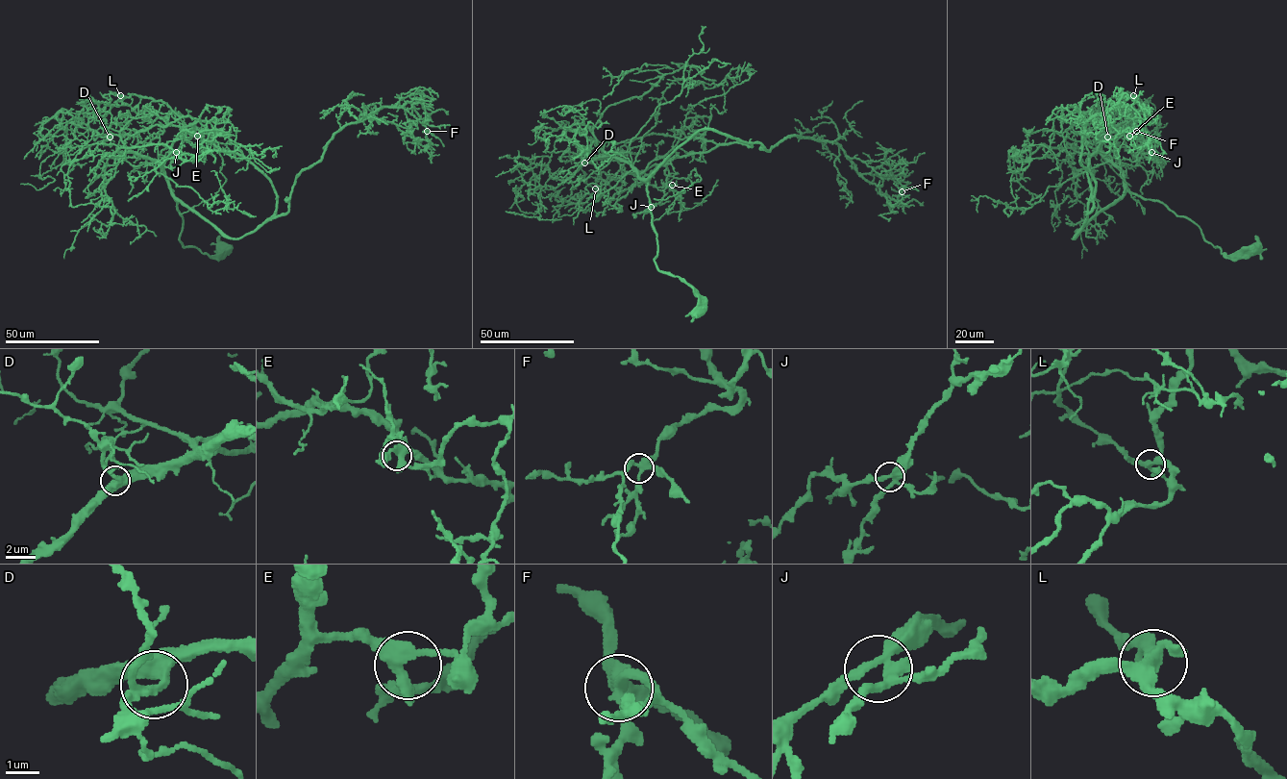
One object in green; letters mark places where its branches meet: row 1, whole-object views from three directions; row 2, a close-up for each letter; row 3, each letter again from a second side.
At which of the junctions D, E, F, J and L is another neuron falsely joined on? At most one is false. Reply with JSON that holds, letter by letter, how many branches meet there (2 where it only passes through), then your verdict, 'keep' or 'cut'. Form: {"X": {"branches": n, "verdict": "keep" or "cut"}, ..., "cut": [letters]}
{"D": {"branches": 4, "verdict": "keep"}, "E": {"branches": 4, "verdict": "keep"}, "F": {"branches": 4, "verdict": "keep"}, "J": {"branches": 4, "verdict": "keep"}, "L": {"branches": 4, "verdict": "keep"}, "cut": []}

